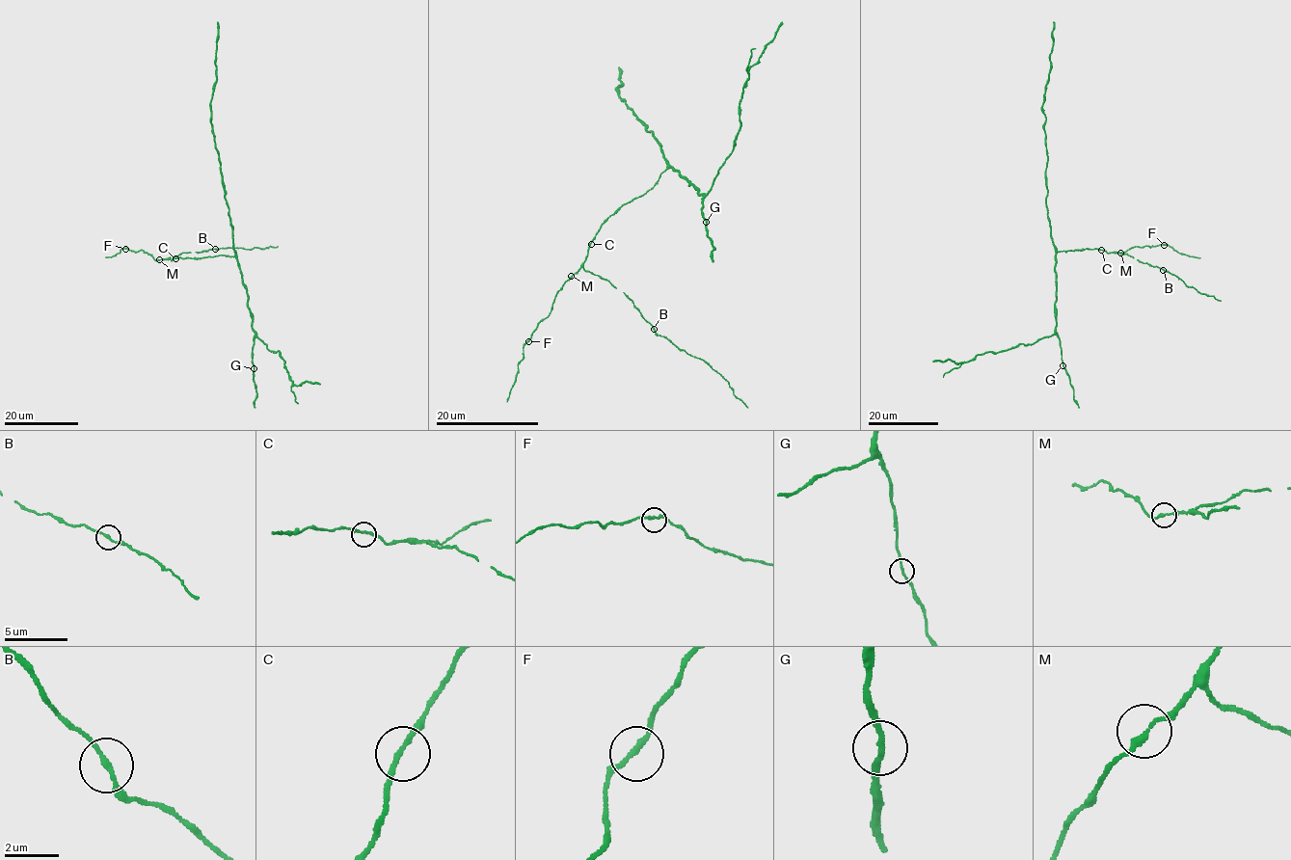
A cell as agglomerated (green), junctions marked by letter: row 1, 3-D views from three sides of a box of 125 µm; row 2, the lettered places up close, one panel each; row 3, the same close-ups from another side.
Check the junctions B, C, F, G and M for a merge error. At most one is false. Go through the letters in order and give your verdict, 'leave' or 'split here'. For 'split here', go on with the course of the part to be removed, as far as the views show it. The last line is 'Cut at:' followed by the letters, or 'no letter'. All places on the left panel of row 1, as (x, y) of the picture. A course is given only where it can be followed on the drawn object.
B: leave
C: leave
F: leave
G: leave
M: leave
Cut at: no letter

